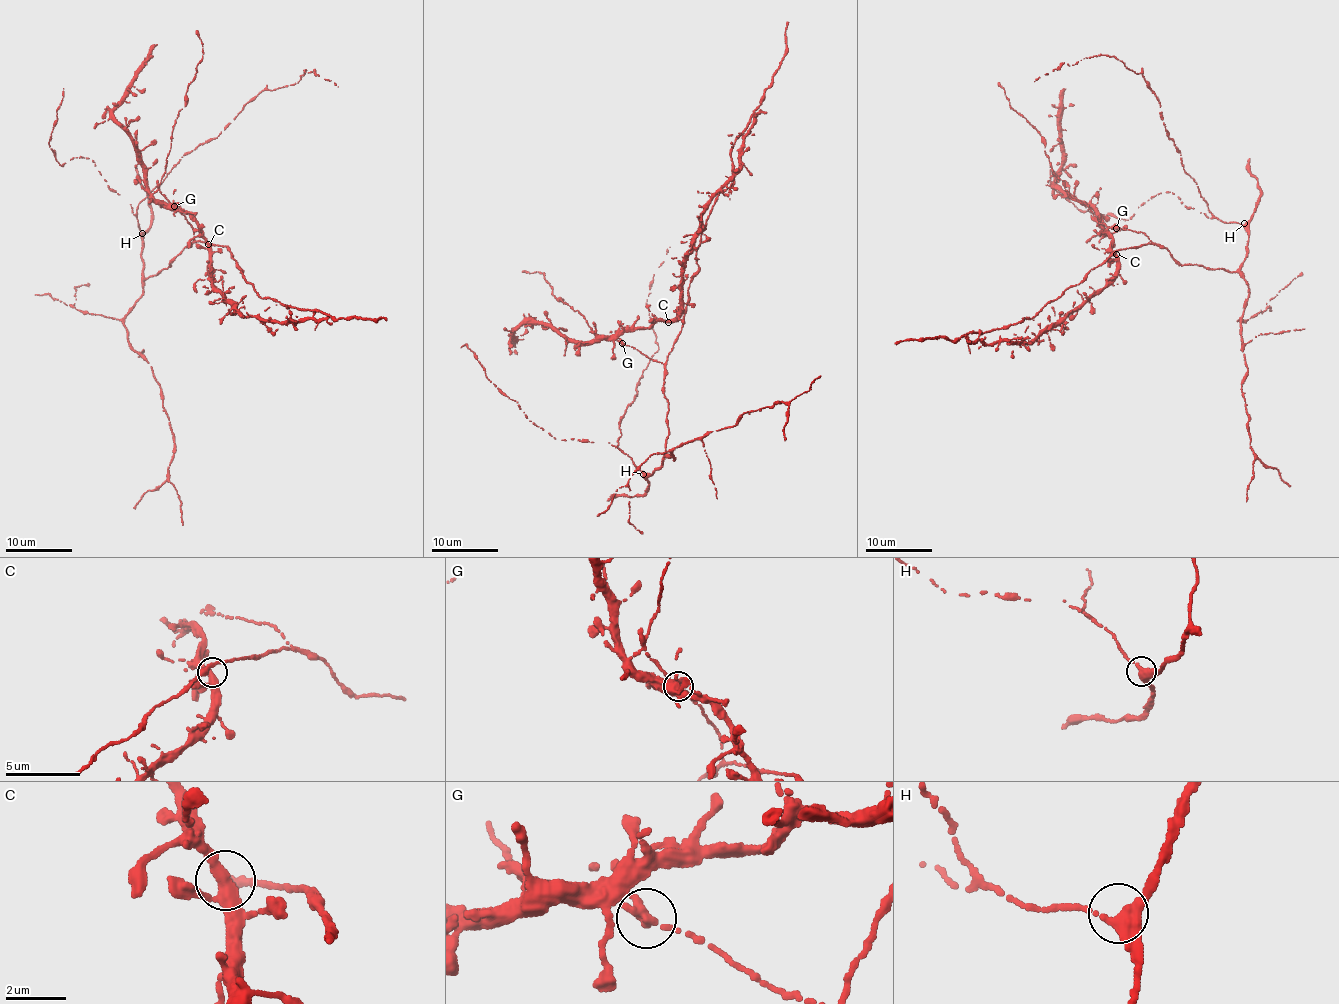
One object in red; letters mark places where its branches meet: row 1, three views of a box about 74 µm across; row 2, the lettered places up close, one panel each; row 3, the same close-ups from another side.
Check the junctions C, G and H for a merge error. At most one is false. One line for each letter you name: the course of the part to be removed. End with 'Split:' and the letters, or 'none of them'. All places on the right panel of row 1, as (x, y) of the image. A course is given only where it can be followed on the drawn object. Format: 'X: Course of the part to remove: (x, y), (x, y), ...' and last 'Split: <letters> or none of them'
Split: none of them

